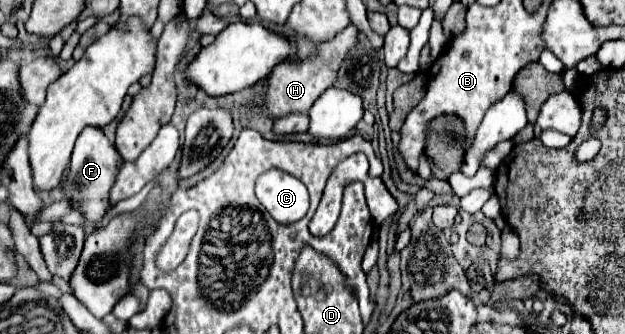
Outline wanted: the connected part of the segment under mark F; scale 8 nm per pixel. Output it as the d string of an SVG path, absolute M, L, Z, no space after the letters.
M97 127L83 129L81 135L77 137L77 143L75 143L75 149L73 149L73 155L71 155L69 173L63 179L65 195L71 197L77 203L77 209L81 209L85 213L85 223L83 225L97 223L107 213L109 191L115 183L119 167L121 167L121 155L113 147L113 143L109 143L103 129L97 129Z

